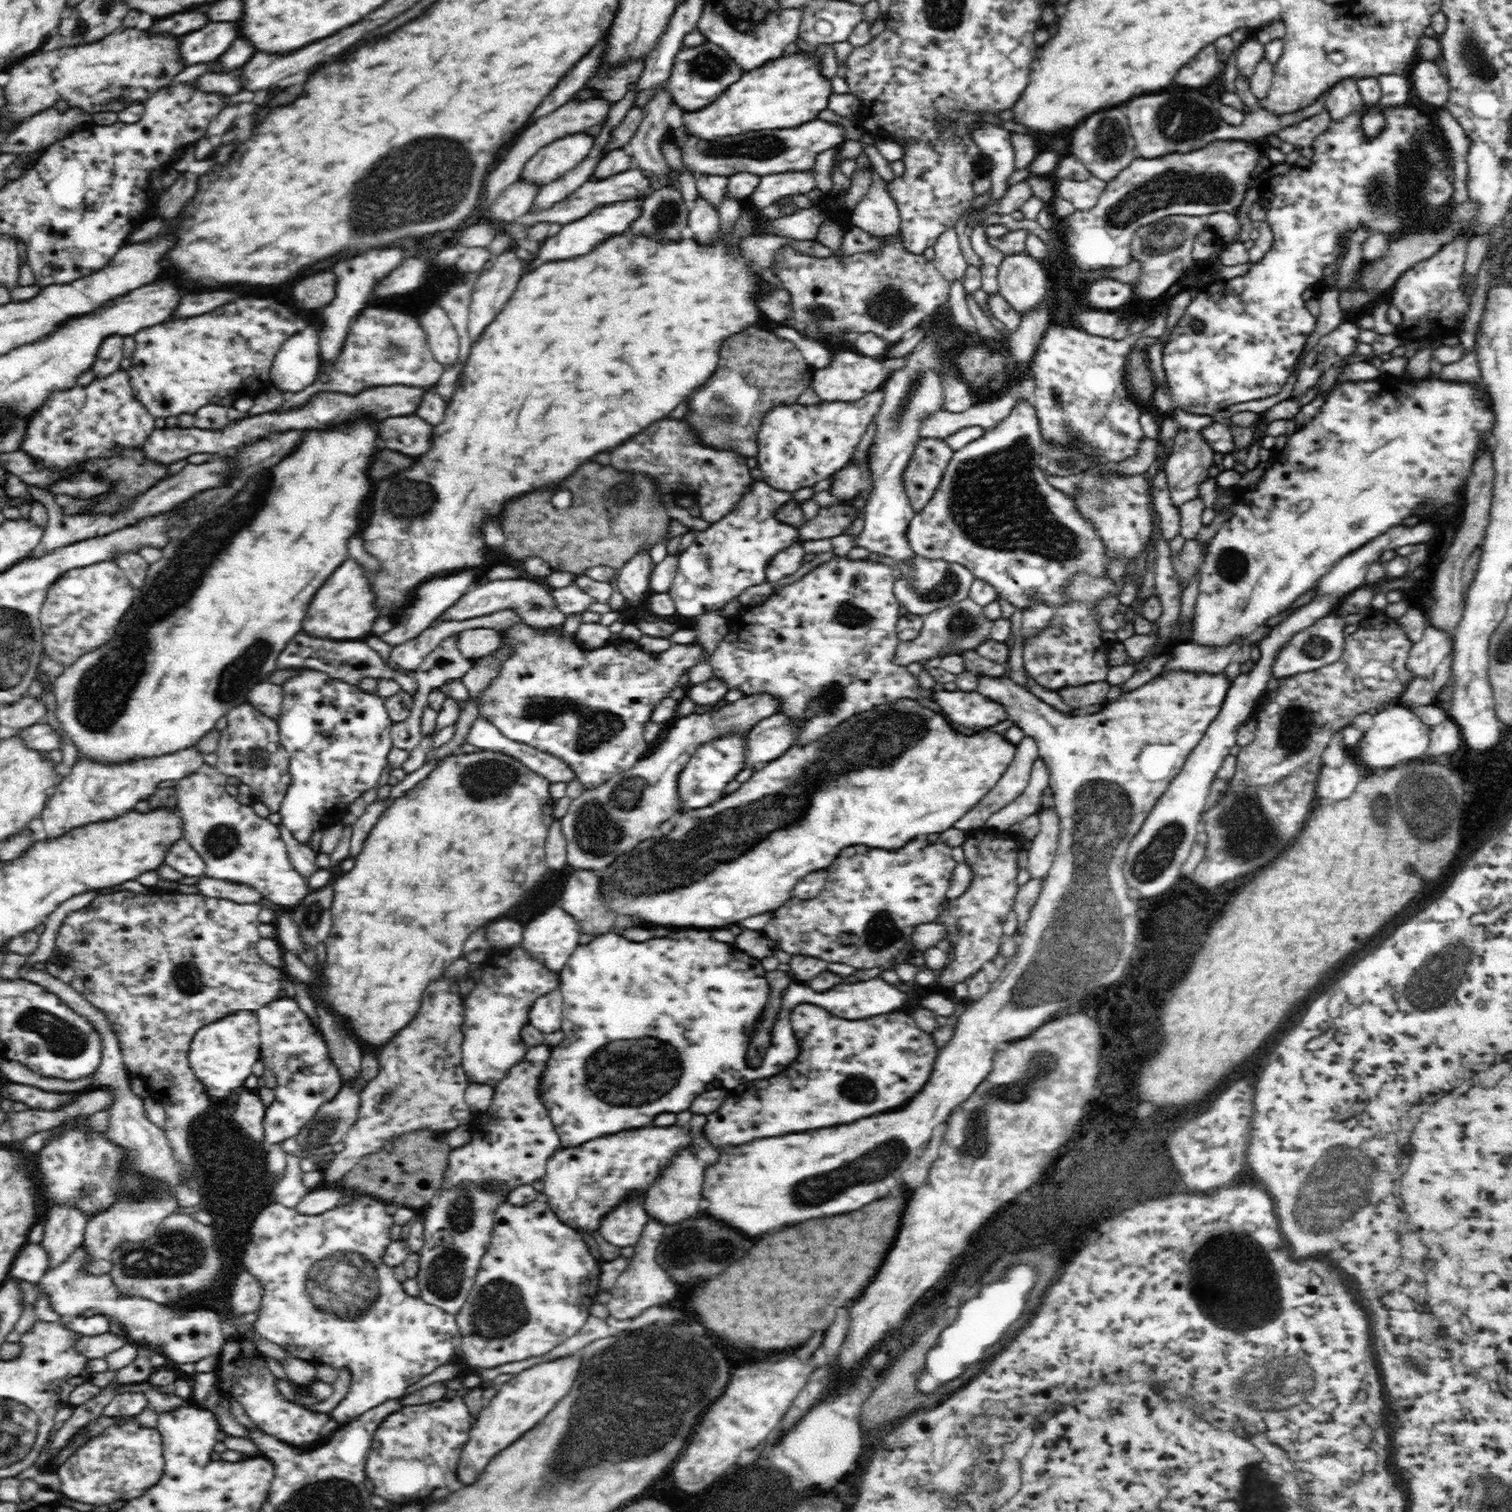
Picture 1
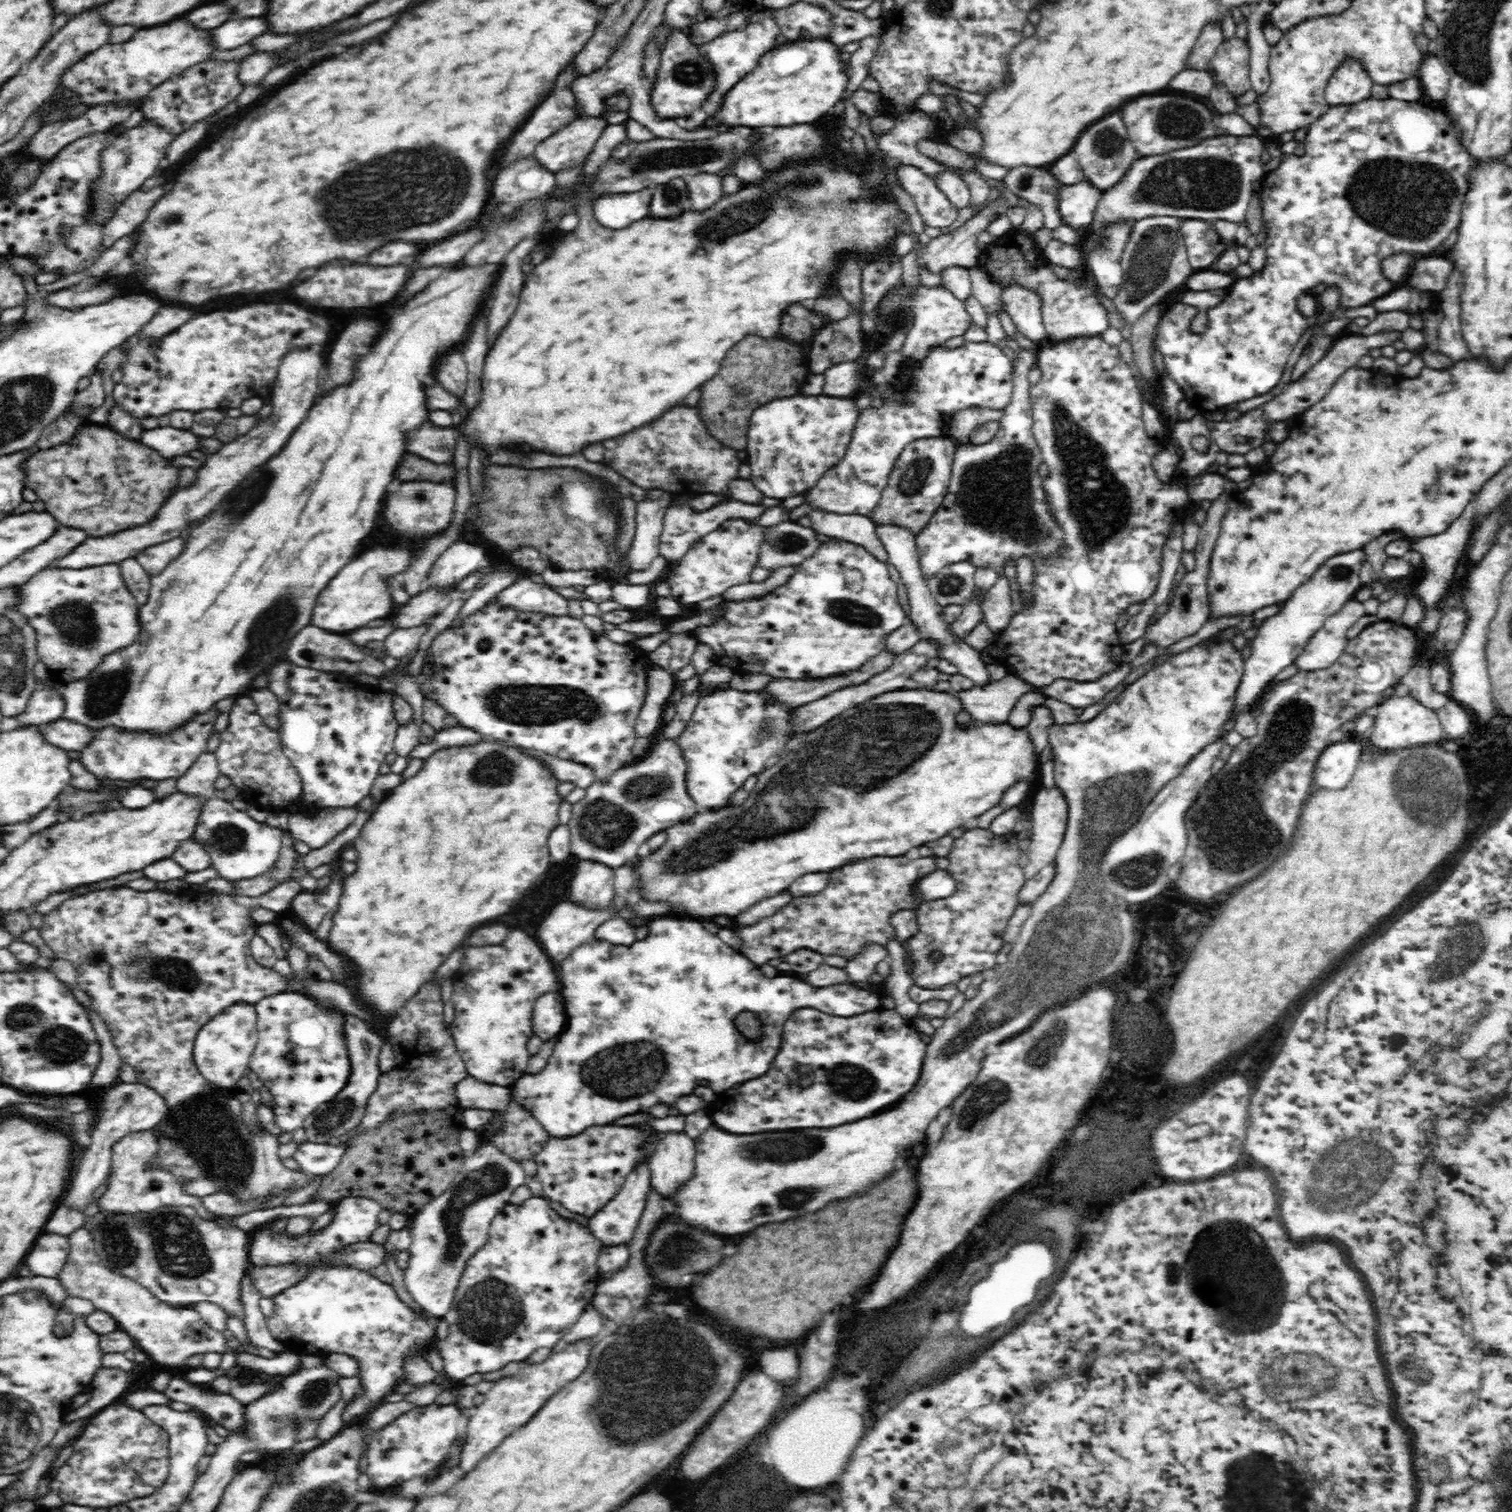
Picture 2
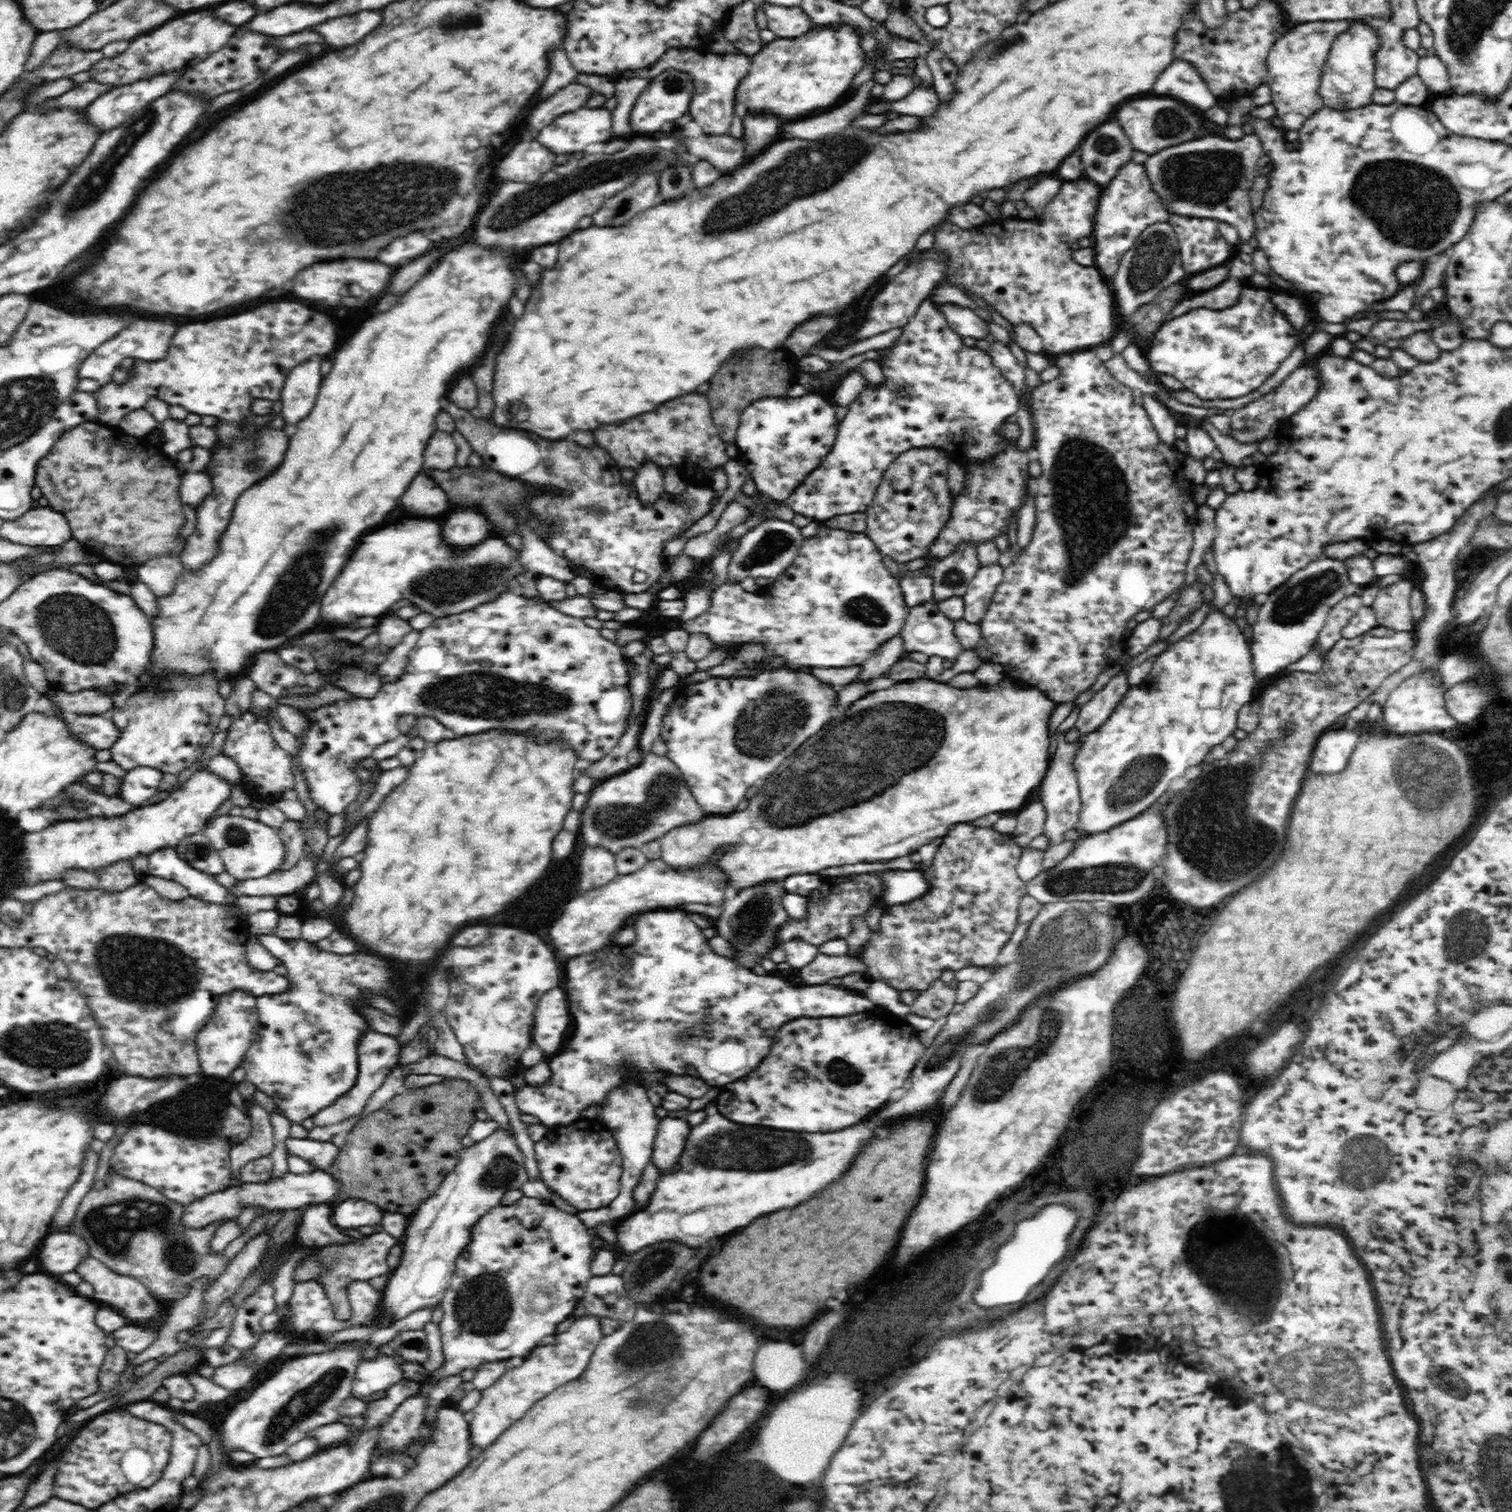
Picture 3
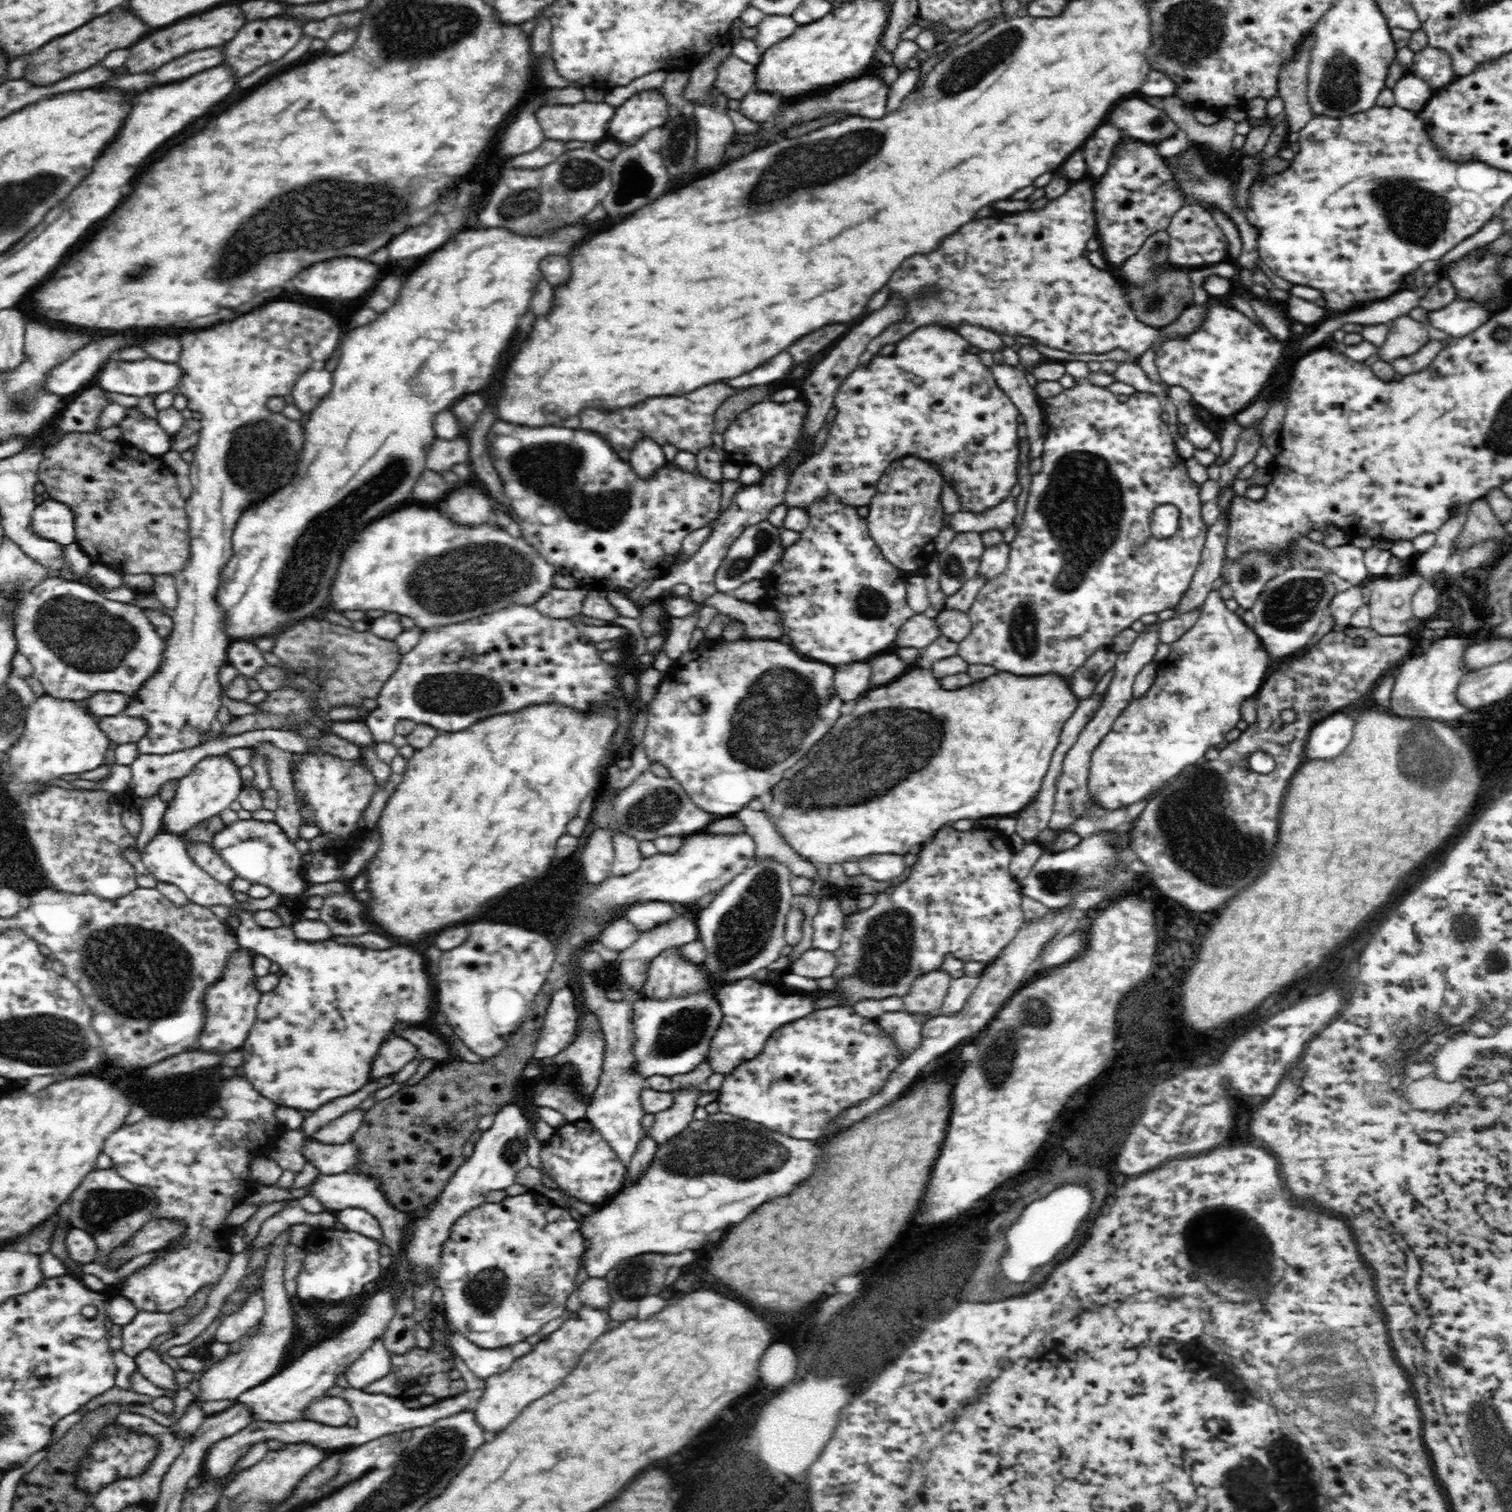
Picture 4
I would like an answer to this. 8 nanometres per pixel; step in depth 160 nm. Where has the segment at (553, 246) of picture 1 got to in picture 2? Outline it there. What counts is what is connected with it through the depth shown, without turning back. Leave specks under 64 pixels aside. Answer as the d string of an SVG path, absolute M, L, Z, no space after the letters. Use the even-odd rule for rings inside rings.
M651 188L638 192L611 194L591 202L594 218L606 228L626 228L650 214Z

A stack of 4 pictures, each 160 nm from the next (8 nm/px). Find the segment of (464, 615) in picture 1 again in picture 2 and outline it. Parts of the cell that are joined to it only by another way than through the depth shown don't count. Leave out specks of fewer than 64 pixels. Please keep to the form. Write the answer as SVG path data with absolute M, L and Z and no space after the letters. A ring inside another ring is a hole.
M531 578L519 579L500 591L495 598L503 606L522 612L543 612L552 616L569 614L568 599L546 584L533 582Z

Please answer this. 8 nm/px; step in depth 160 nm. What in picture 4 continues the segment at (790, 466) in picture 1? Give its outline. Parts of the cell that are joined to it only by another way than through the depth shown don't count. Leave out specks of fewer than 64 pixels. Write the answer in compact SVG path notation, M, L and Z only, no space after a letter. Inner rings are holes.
M798 399L792 402L777 404L770 400L763 403L756 403L742 414L722 434L724 440L724 452L728 461L743 467L752 464L761 468L764 473L778 464L782 464L792 449L800 441L805 444L803 438L802 422L806 416L806 405L804 400Z

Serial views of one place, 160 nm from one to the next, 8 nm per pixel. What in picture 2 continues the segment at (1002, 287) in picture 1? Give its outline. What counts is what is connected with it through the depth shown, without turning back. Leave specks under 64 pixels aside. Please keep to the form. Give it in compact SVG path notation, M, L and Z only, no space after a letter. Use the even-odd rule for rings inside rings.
M1010 285L1002 290L1002 300L1018 334L1039 346L1046 341L1047 335L1041 318L1041 299L1036 293L1020 285Z

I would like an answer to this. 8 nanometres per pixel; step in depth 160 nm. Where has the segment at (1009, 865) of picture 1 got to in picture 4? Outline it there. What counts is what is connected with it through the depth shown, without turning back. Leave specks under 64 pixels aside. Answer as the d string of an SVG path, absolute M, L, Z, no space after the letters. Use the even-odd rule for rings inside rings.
M938 830L934 840L922 846L916 864L912 868L908 866L910 874L904 882L876 893L875 902L870 907L858 908L845 916L840 948L832 950L838 964L832 974L838 984L834 996L844 996L840 998L844 1000L840 1006L854 1007L864 999L904 996L922 973L940 968L946 960L944 956L958 958L965 963L976 960L989 964L996 959L1025 922L1024 911L1020 908L1023 893L1019 880L1008 872L1012 857L1008 840L1000 830Z

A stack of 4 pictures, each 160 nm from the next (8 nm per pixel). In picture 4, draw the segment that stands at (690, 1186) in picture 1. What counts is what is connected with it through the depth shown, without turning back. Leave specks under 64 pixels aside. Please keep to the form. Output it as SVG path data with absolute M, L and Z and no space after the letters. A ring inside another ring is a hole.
M704 1082L704 1086L683 1086L670 1092L671 1107L654 1114L654 1124L648 1131L657 1145L672 1140L695 1119L695 1110L698 1108L696 1101L705 1091Z

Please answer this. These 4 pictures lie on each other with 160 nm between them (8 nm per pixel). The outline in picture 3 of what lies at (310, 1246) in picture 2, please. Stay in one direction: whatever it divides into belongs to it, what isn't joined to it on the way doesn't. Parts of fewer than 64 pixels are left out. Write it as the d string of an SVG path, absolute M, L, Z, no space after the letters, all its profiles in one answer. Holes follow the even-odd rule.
M349 1198L338 1202L333 1209L331 1220L340 1228L360 1228L360 1226L377 1226L382 1220L381 1207L362 1199Z

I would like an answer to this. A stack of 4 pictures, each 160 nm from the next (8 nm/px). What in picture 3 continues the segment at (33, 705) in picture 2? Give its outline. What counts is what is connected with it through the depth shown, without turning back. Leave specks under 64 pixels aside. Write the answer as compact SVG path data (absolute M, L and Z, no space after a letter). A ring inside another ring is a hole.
M97 689L83 690L77 693L65 693L62 691L48 690L48 700L60 708L61 714L70 715L102 715L112 710L115 699L107 694L100 694Z

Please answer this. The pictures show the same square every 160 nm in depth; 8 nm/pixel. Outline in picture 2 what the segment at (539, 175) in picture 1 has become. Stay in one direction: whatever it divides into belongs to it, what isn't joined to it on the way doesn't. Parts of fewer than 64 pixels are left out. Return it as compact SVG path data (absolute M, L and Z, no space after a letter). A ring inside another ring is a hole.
M604 115L576 116L536 146L537 161L550 172L574 168L587 160L602 131L610 125Z

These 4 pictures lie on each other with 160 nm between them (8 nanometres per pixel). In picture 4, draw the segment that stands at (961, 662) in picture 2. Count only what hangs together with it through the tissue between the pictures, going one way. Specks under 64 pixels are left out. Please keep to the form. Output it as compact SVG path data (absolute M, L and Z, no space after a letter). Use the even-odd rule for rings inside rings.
M924 614L911 616L901 629L897 632L895 642L897 648L902 646L912 646L922 651L923 647L928 646L932 640L938 636L943 636L936 625L936 619L927 618Z

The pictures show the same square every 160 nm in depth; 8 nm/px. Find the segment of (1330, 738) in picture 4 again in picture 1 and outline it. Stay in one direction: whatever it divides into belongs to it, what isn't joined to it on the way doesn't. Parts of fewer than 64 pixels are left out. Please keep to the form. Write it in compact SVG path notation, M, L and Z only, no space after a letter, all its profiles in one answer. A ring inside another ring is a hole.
M1344 752L1342 766L1324 766L1321 770L1322 774L1318 778L1318 798L1330 802L1348 798L1354 792L1360 778L1364 778L1354 756L1350 756L1348 752Z

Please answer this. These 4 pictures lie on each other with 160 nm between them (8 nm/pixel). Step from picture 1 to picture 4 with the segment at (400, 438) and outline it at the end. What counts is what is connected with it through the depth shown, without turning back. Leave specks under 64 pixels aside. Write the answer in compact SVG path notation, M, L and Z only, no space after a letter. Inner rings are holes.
M464 434L454 440L436 439L429 448L426 466L430 470L439 473L448 471L454 464L460 464L469 460L470 446L464 440Z

